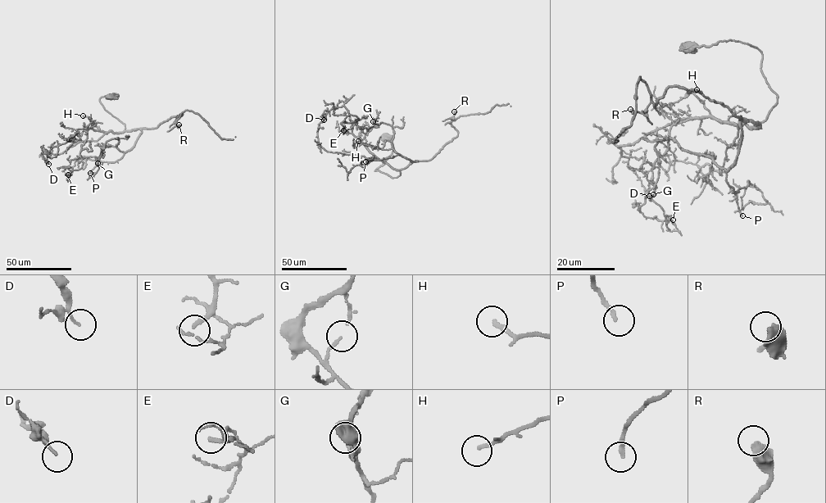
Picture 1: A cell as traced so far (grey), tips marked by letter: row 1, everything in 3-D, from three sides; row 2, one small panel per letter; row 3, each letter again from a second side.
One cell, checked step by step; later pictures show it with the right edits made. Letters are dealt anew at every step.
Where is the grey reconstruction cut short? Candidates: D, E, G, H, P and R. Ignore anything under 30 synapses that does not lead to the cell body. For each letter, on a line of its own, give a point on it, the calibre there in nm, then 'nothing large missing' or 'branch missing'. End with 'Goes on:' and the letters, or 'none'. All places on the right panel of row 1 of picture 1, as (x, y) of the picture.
D: at (649, 196); 90 nm thick; nothing large missing
E: at (673, 219); 180 nm thick; nothing large missing
G: at (653, 194); 110 nm thick; nothing large missing
H: at (696, 89); 190 nm thick; nothing large missing
P: at (742, 215); 180 nm thick; nothing large missing
R: at (630, 109); 550 nm thick; nothing large missing
Goes on: none

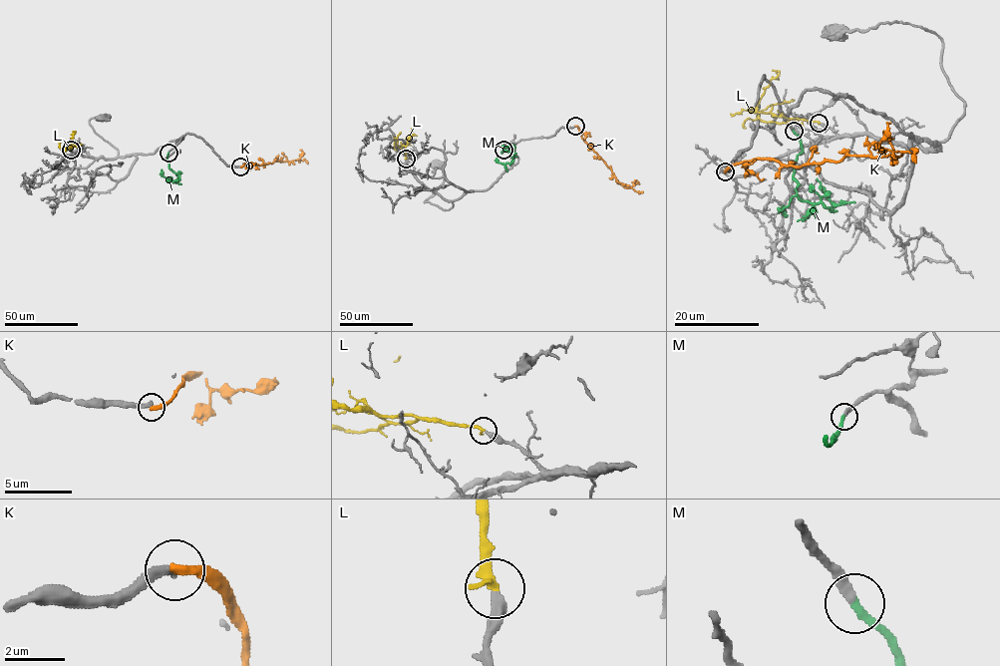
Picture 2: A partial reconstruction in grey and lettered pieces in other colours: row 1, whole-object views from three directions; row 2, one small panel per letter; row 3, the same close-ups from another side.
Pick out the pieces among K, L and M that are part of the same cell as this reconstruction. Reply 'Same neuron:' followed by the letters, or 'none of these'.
Same neuron: L, M

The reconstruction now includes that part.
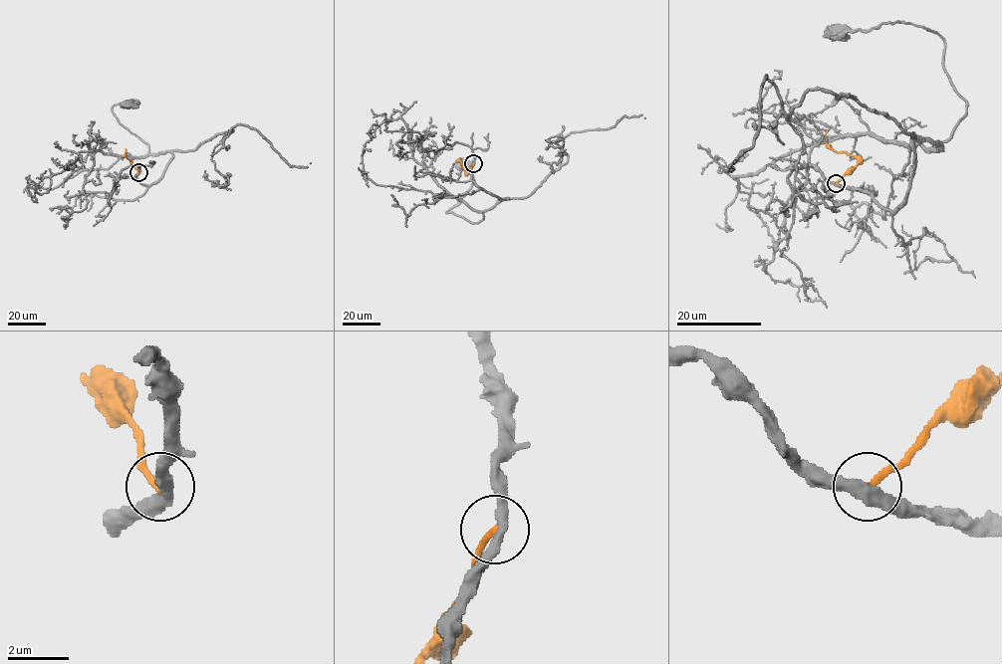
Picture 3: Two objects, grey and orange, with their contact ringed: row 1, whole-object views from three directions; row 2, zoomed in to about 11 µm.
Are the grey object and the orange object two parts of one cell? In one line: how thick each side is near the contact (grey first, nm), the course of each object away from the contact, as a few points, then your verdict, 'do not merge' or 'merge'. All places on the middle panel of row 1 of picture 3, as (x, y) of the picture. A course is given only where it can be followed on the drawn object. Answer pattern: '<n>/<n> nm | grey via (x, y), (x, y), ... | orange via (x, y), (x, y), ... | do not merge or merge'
380/200 nm | grey via (473, 163), (471, 179), (508, 198), (486, 209), (478, 223), (446, 212), (473, 182), (462, 163) | orange via (473, 163), (467, 173), (460, 159) | do not merge

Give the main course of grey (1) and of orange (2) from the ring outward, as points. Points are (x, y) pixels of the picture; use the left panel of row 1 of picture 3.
1: (138, 172), (142, 184), (155, 183), (173, 155), (148, 153), (119, 121), (112, 108), (127, 105)
2: (138, 172), (125, 156), (125, 149)

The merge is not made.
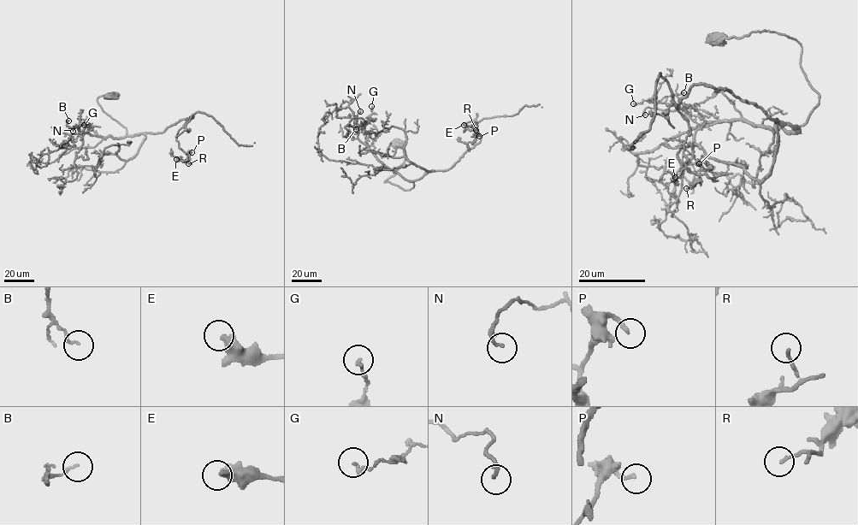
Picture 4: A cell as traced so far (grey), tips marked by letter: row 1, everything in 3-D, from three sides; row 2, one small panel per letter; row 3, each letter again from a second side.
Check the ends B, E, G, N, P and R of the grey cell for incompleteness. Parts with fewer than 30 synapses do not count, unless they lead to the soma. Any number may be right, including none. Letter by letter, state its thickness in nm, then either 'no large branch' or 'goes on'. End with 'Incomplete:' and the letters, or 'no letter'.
B: 120 nm | no large branch
E: 480 nm | no large branch
G: 140 nm | no large branch
N: 180 nm | no large branch
P: 170 nm | no large branch
R: 130 nm | no large branch
Incomplete: no letter

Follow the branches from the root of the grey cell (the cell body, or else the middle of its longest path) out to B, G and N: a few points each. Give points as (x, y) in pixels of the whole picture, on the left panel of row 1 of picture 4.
B: (109, 96), (118, 94), (100, 96), (97, 103), (126, 128), (125, 136), (79, 133), (69, 128), (68, 120)
G: (109, 96), (118, 94), (100, 96), (97, 103), (126, 128), (126, 135), (79, 133), (77, 126), (84, 125)
N: (109, 96), (118, 94), (100, 96), (97, 103), (126, 128), (125, 136), (91, 136), (69, 127), (73, 131)

